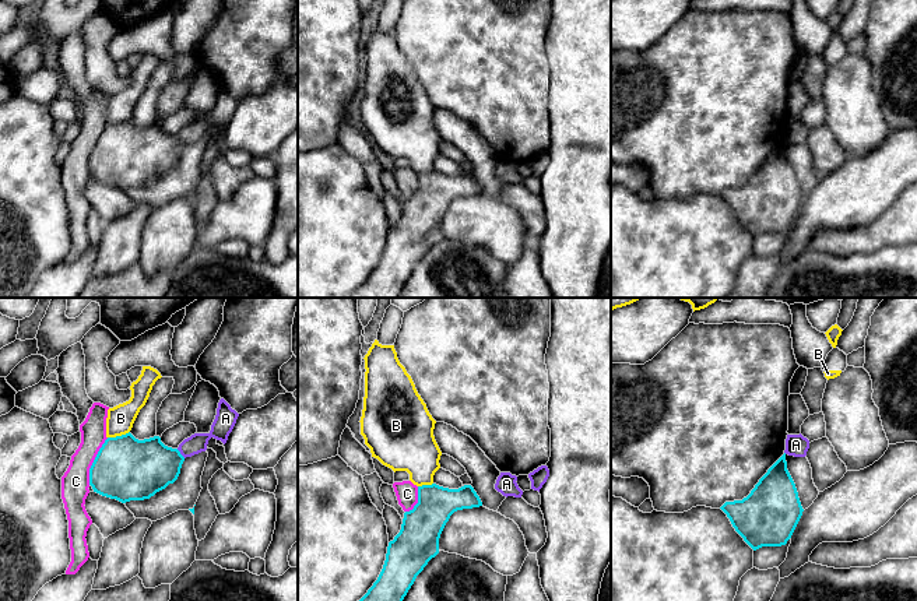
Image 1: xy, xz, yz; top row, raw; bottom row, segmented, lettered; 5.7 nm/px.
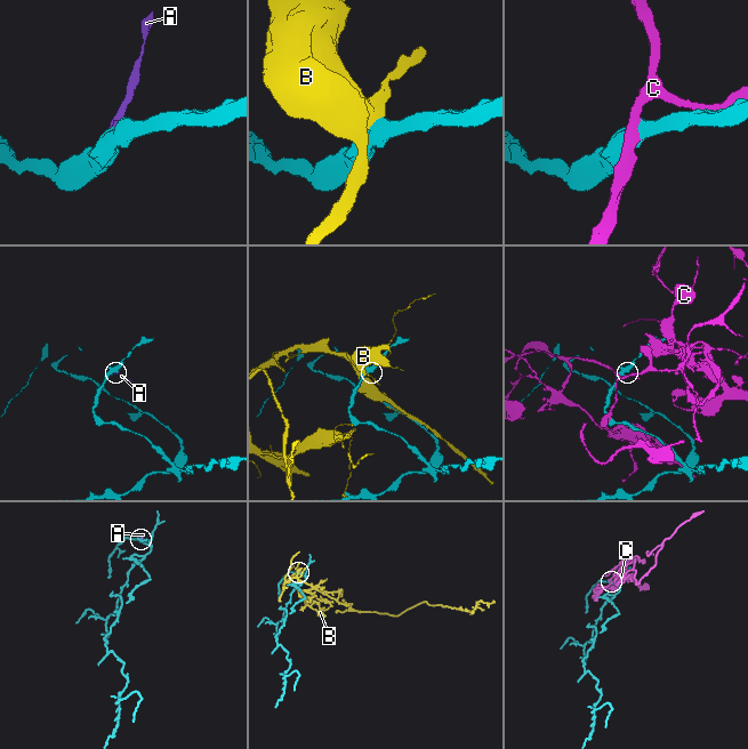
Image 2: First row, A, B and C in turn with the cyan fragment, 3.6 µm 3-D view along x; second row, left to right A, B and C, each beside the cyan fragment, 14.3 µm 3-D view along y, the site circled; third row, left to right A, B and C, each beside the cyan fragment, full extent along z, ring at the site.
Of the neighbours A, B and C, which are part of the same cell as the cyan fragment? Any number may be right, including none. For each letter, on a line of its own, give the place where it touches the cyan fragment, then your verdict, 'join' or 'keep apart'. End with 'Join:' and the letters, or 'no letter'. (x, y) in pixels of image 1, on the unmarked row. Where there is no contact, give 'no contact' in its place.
A: contact xy (179, 140); keep apart
B: contact xy (118, 123); keep apart
C: contact xy (94, 148); keep apart
Join: no letter

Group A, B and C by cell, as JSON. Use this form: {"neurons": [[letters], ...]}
{"neurons": [["A"], ["B"], ["C"]]}

